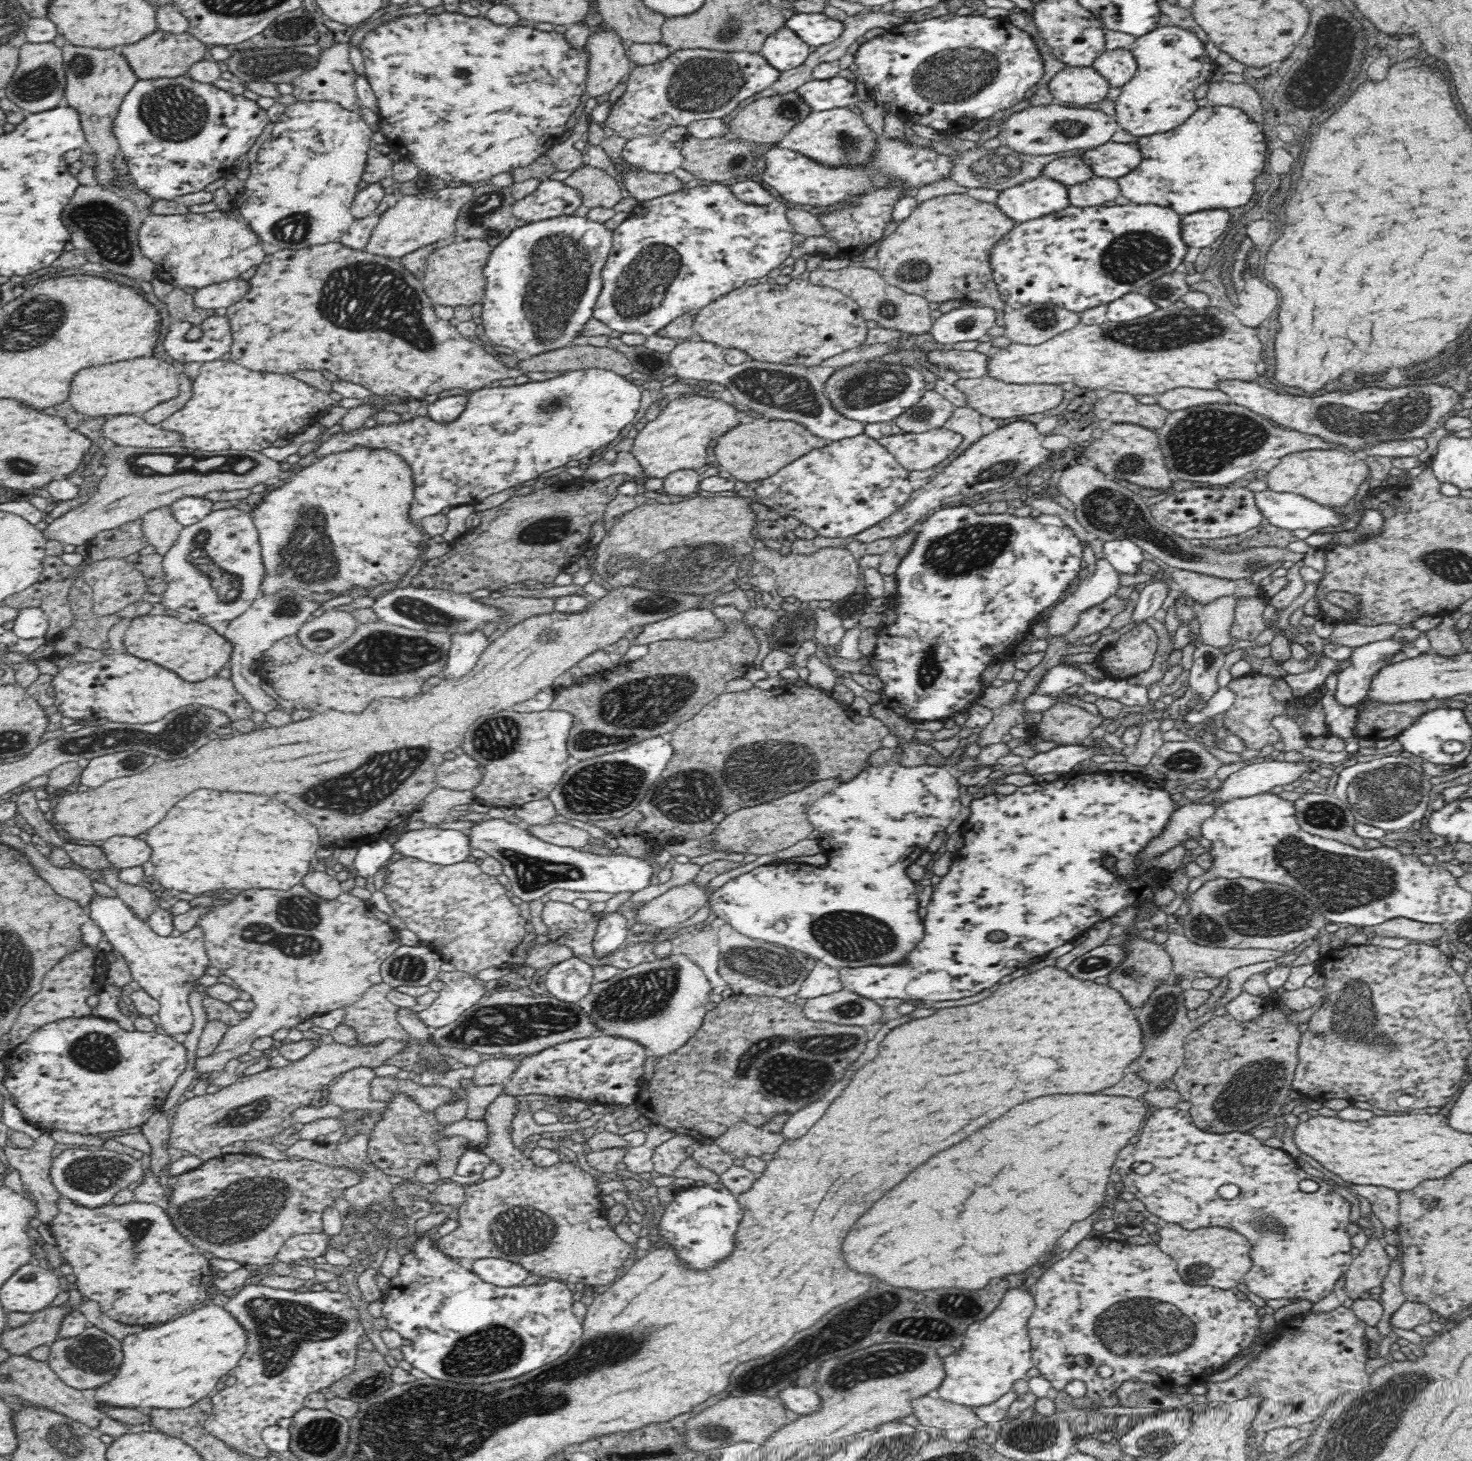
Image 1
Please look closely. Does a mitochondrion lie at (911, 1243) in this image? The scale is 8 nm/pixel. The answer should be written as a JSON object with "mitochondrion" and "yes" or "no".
{"mitochondrion":"no"}

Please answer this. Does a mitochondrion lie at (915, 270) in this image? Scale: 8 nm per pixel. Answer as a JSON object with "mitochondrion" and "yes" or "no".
{"mitochondrion":"yes"}

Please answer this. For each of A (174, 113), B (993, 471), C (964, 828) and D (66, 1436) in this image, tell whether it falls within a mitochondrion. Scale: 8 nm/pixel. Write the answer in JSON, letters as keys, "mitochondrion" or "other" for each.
{"A":"mitochondrion","B":"mitochondrion","C":"other","D":"mitochondrion"}

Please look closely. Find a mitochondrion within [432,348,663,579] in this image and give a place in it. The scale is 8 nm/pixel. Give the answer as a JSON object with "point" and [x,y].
{"point":[547,530]}

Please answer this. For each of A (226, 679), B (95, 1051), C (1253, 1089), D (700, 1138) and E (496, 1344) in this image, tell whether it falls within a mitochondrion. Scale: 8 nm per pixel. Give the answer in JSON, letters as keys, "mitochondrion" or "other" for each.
{"A":"other","B":"mitochondrion","C":"mitochondrion","D":"other","E":"mitochondrion"}

